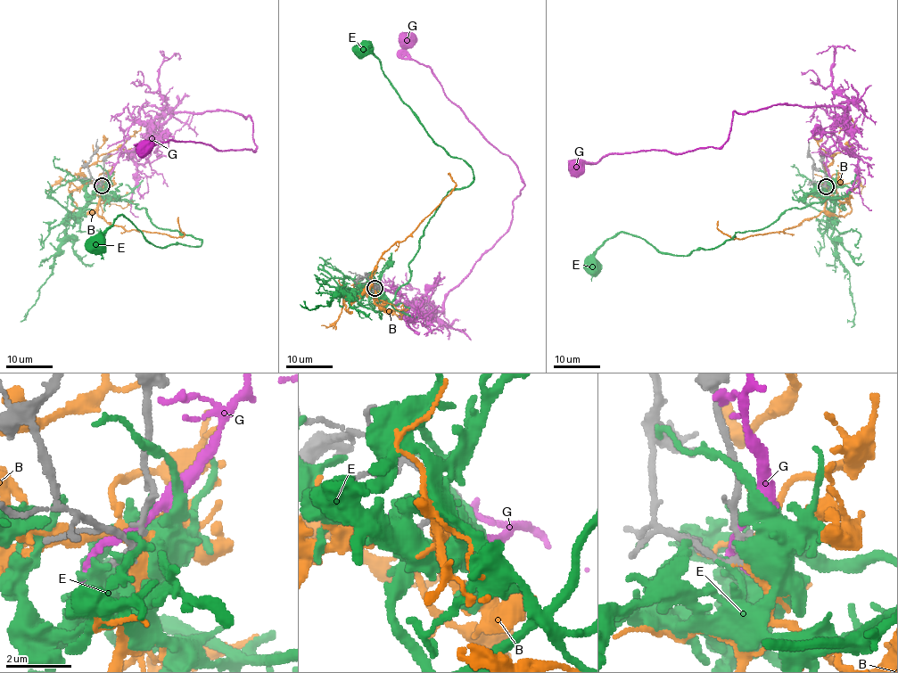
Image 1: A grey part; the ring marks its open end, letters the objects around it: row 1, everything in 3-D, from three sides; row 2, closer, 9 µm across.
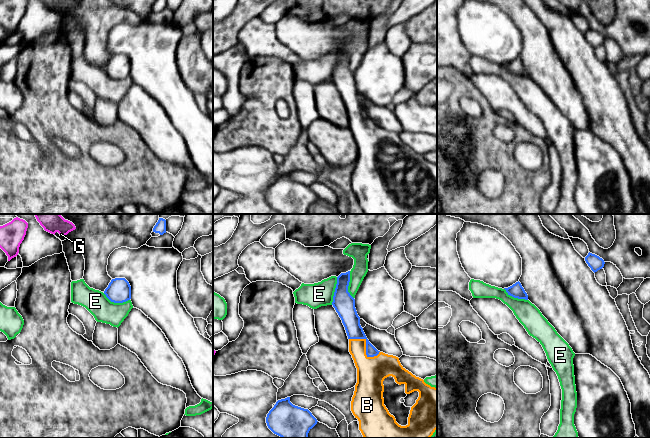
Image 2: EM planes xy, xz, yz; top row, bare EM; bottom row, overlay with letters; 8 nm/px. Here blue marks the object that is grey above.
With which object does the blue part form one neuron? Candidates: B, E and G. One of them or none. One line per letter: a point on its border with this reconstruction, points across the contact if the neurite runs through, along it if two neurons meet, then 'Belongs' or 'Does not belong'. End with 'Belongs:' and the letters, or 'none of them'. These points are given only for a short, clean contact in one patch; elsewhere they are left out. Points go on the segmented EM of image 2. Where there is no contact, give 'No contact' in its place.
B: Touches blue at xz (366, 346). Belongs
E: Touches blue at xz (335, 291). Does not belong
G: No contact. Does not belong
Belongs: B

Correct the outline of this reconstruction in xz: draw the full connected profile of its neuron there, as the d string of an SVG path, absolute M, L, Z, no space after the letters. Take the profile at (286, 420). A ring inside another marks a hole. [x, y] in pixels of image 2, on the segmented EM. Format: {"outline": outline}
{"outline": "M290 397L278 400L266 417L268 428L281 438L308 438L309 431L317 422L308 409L293 405L290 402Z"}

